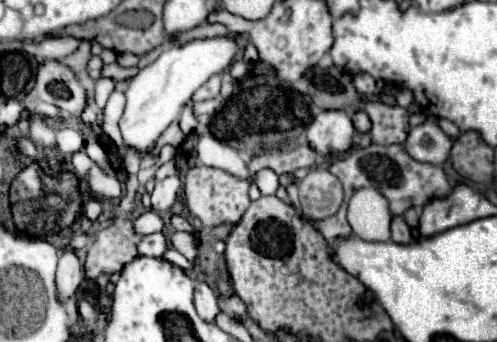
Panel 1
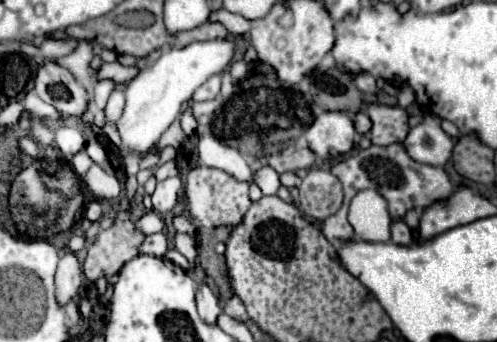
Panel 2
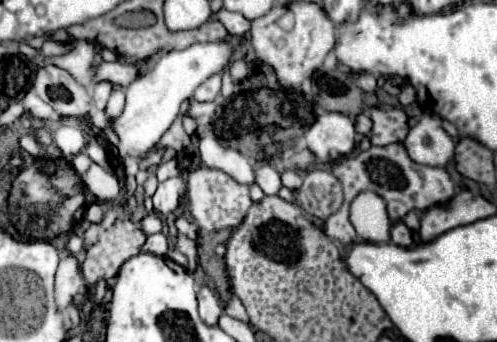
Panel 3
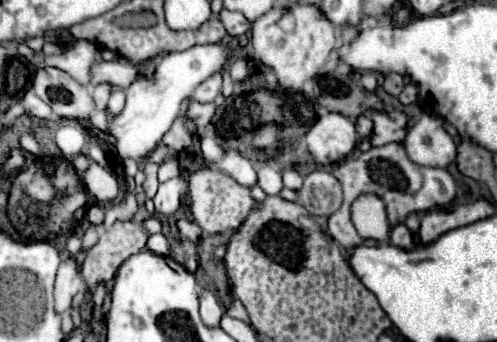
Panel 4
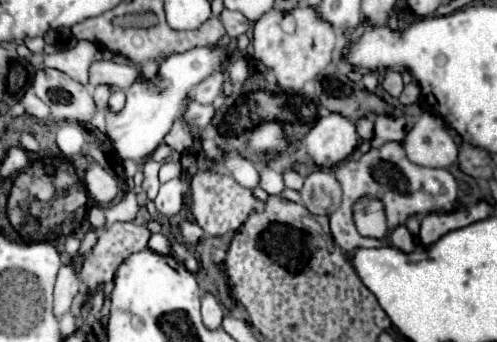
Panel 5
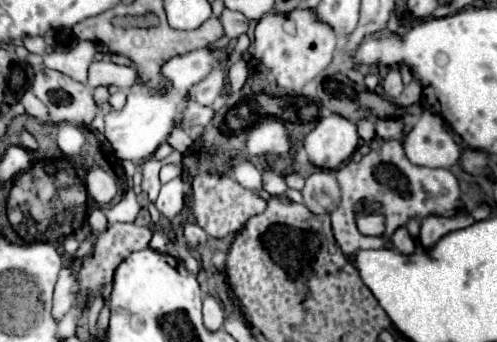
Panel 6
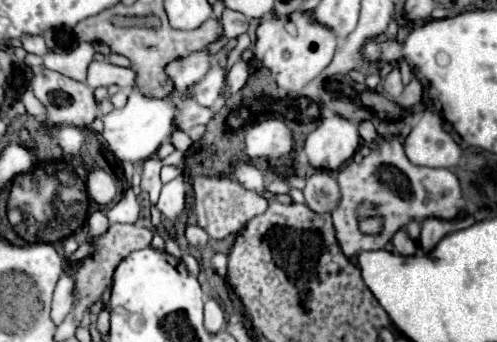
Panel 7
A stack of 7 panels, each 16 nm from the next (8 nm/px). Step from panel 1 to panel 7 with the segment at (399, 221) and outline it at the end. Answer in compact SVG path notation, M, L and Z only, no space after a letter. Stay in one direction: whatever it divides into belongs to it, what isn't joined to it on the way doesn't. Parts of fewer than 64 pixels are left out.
M400 228L400 230L394 234L392 244L394 244L394 248L396 248L402 256L410 256L410 254L416 254L416 252L418 252L416 242L408 236L408 232L406 232L404 228Z

